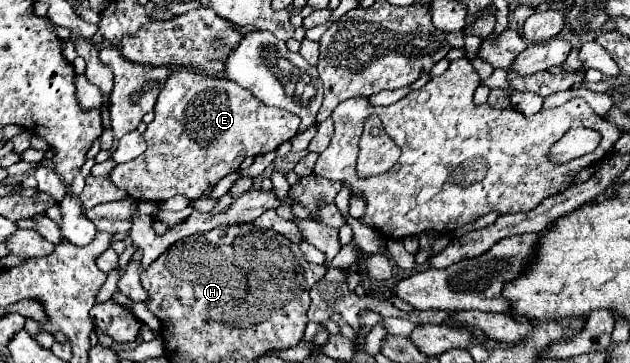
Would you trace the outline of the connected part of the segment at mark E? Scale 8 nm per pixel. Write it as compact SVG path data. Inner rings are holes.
M178 68L166 80L156 106L156 118L148 124L144 140L148 148L142 156L116 164L110 182L124 188L134 200L164 202L176 194L198 198L208 184L216 184L226 174L240 168L246 156L276 150L282 142L296 136L300 118L292 112L264 106L250 90L226 78L196 74Z

